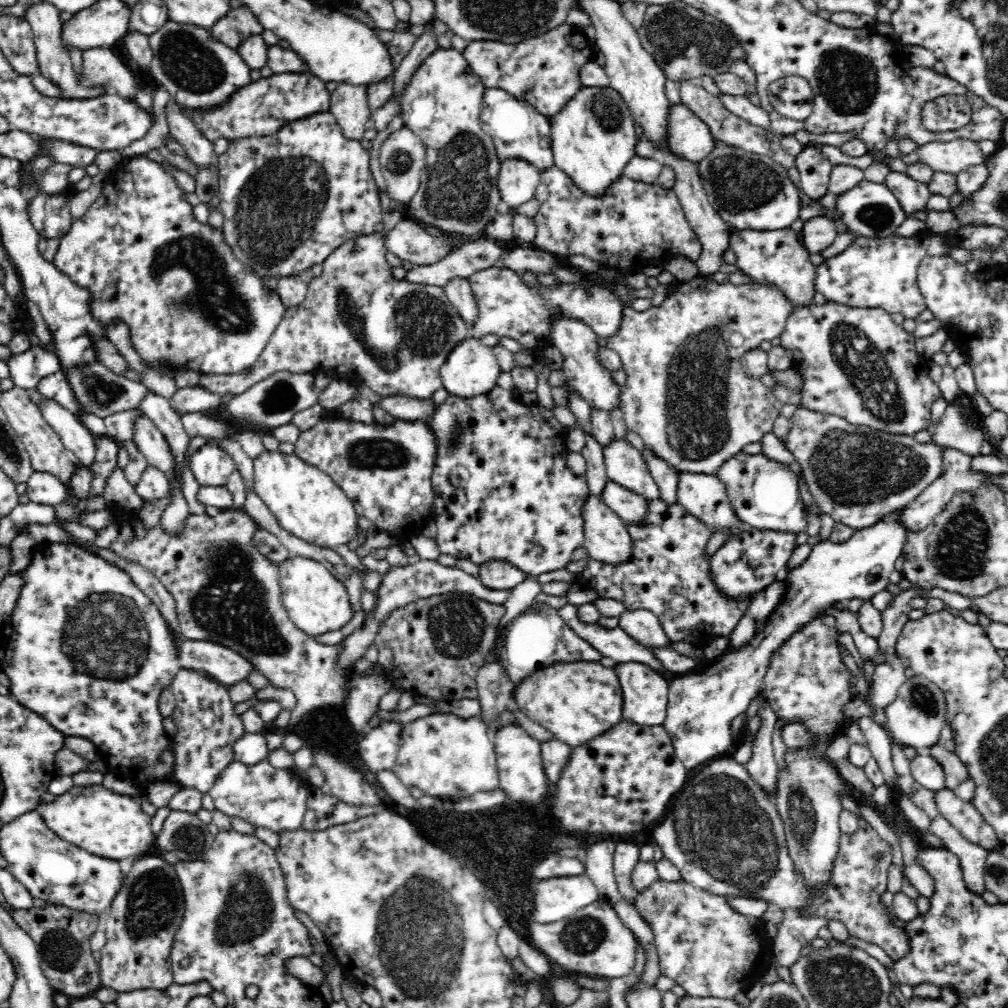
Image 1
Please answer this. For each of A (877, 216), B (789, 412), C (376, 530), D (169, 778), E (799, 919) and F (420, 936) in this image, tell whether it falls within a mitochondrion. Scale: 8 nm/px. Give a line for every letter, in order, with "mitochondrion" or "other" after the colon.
A: mitochondrion
B: other
C: other
D: other
E: other
F: mitochondrion

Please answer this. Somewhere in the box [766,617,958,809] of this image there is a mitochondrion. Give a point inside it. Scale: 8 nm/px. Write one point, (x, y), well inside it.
(922, 698)

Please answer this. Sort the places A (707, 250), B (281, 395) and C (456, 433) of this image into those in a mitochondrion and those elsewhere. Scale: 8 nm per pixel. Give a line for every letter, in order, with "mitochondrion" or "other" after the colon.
A: other
B: mitochondrion
C: mitochondrion

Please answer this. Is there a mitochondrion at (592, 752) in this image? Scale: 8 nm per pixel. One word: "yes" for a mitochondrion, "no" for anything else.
no

